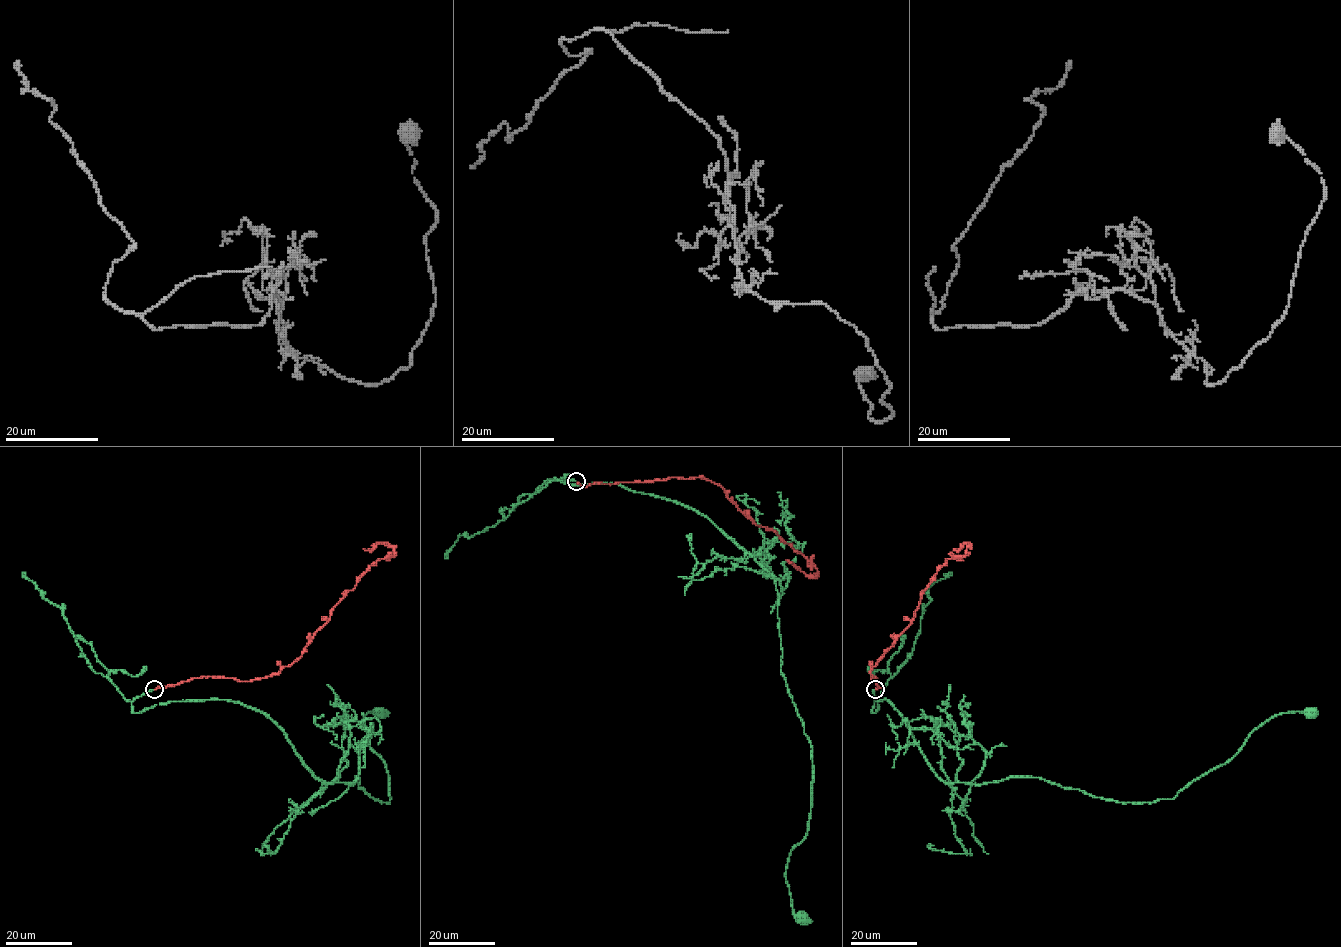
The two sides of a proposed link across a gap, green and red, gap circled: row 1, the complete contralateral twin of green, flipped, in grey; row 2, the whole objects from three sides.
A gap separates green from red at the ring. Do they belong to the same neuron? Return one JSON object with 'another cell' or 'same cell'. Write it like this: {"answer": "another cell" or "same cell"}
{"answer": "same cell"}

